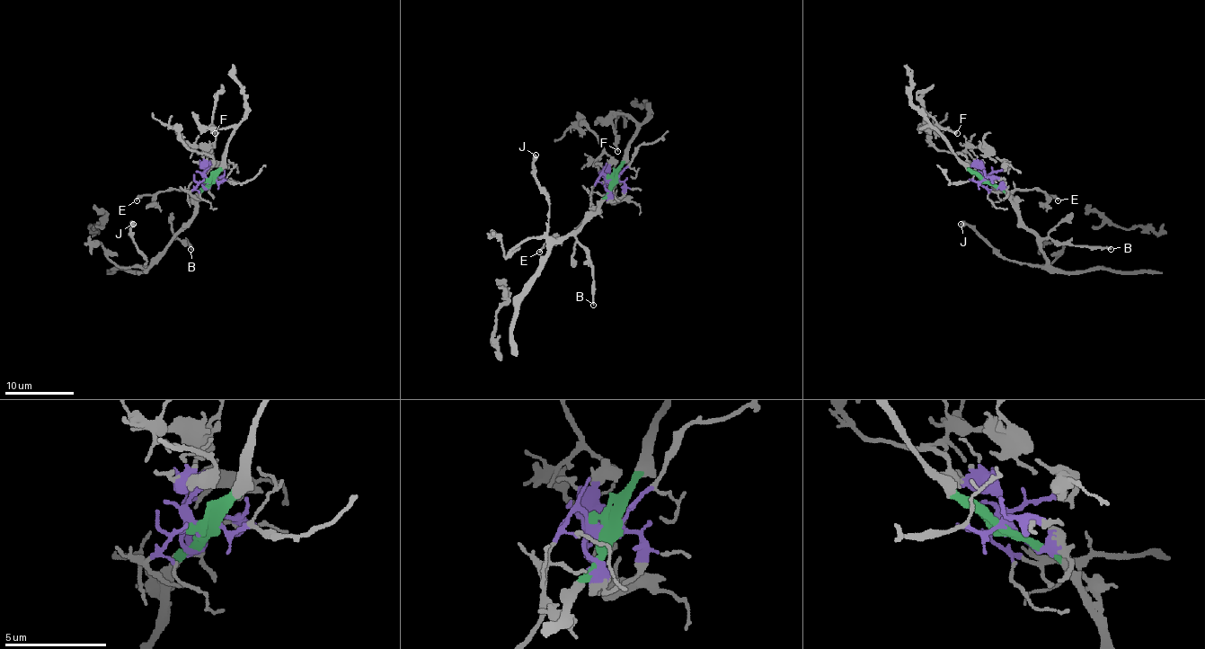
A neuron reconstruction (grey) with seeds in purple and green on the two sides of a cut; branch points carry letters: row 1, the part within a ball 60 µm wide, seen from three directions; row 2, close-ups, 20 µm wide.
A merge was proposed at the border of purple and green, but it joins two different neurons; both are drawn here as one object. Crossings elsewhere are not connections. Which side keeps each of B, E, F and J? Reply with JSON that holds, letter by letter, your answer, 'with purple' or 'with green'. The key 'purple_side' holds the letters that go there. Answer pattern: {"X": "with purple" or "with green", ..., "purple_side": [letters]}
{"B": "with green", "E": "with purple", "F": "with green", "J": "with green", "purple_side": ["E"]}

